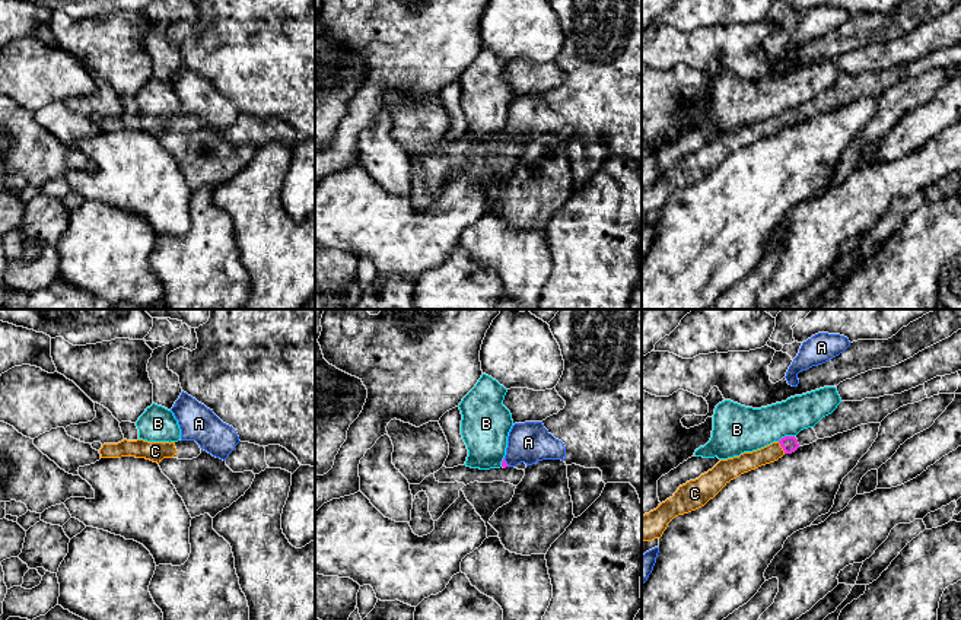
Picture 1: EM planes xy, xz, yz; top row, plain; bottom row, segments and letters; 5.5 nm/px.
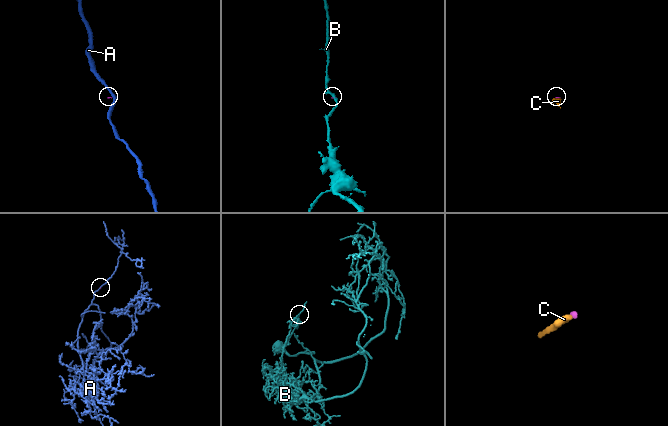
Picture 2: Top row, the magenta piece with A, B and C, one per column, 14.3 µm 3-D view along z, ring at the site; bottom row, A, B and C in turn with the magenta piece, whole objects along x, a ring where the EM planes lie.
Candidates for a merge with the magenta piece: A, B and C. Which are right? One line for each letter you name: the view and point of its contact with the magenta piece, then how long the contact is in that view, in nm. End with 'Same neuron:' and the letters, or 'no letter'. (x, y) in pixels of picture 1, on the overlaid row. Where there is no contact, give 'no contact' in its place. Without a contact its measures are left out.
C: yz (782, 447) | 80 nm
Same neuron: C

